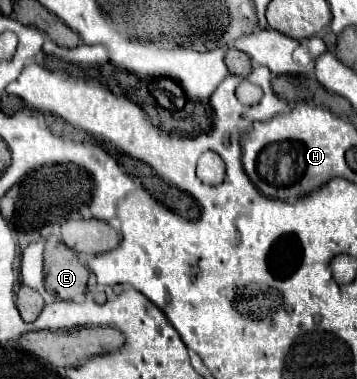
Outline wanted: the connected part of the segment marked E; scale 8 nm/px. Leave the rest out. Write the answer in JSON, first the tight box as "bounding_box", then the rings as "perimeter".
{"bounding_box":[45,237,89,301],"perimeter":[[[59,237],[45,241],[45,289],[63,301],[79,301],[87,293],[89,269]]]}

